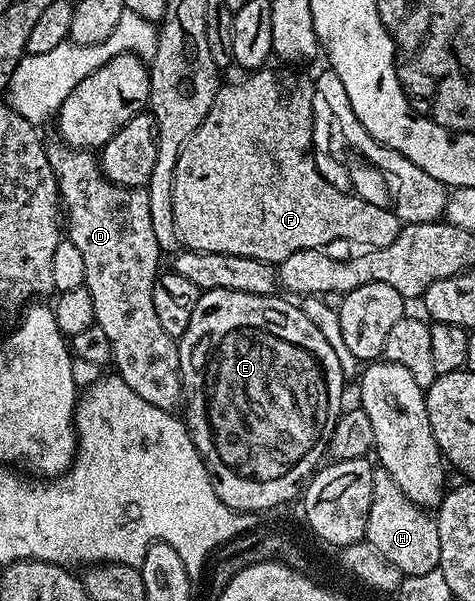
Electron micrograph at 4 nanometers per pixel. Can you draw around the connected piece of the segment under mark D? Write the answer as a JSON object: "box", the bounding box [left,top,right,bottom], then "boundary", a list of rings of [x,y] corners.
{"box":[49,146,183,412],"boundary":[[[62,146],[60,150],[49,151],[49,164],[55,173],[57,194],[63,204],[64,214],[65,211],[69,214],[67,237],[75,245],[75,249],[83,253],[84,286],[91,293],[91,301],[95,303],[95,324],[107,333],[115,373],[134,393],[139,393],[139,397],[143,397],[147,405],[176,412],[183,403],[179,369],[181,352],[178,340],[170,337],[163,330],[163,325],[159,325],[159,317],[155,317],[153,282],[157,280],[162,266],[160,263],[163,252],[155,241],[155,228],[151,225],[149,192],[145,187],[121,187],[109,182],[101,172],[98,156],[92,150],[66,146]]]}

